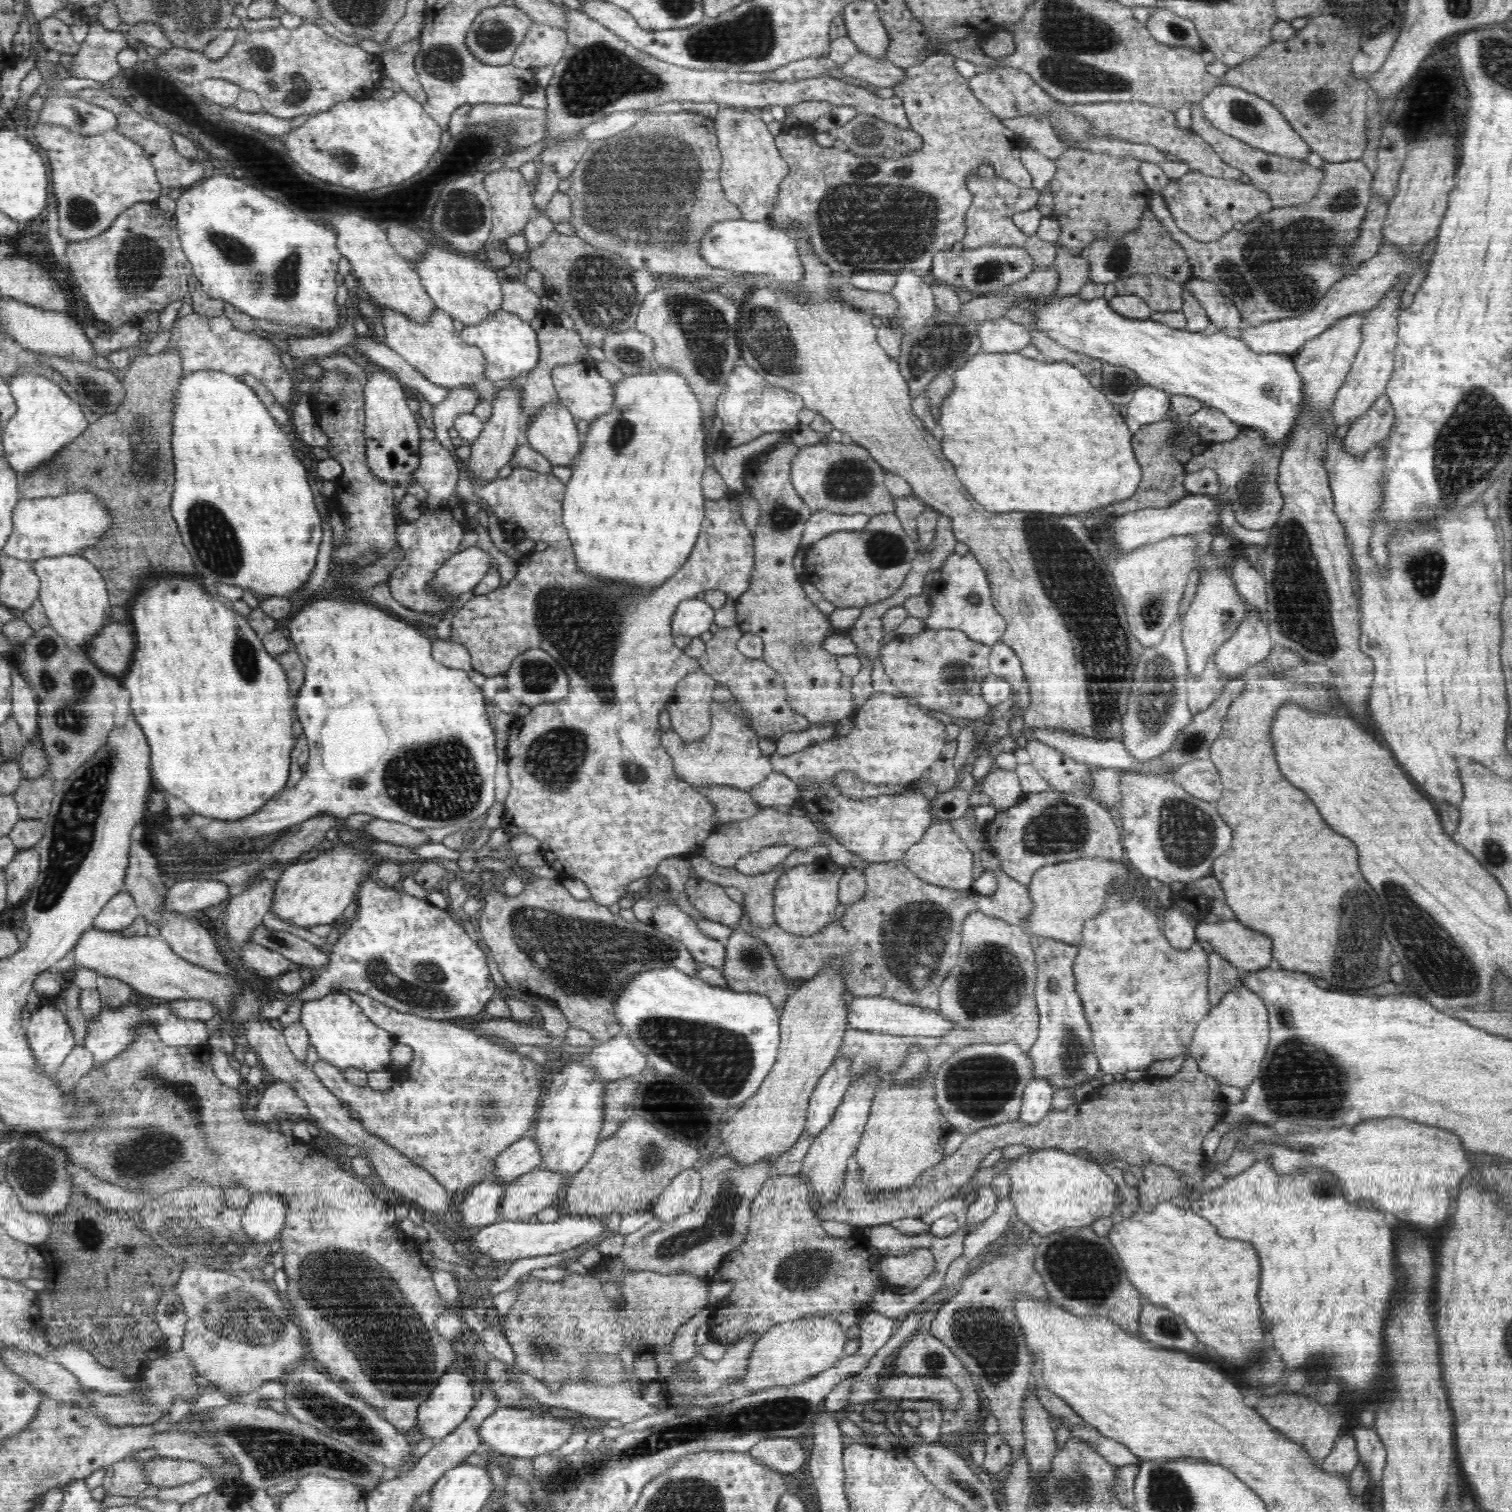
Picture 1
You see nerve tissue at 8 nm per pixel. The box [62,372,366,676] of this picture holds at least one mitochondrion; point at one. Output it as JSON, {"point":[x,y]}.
{"point":[212,536]}

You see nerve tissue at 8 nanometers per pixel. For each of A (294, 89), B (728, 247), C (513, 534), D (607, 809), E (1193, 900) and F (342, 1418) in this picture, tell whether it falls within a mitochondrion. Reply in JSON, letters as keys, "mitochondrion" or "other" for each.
{"A":"mitochondrion","B":"other","C":"other","D":"other","E":"other","F":"mitochondrion"}

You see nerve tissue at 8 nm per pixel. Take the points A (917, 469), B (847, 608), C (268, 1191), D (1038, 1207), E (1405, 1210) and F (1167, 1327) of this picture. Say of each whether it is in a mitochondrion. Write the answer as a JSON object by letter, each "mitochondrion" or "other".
{"A":"other","B":"other","C":"other","D":"other","E":"other","F":"mitochondrion"}

